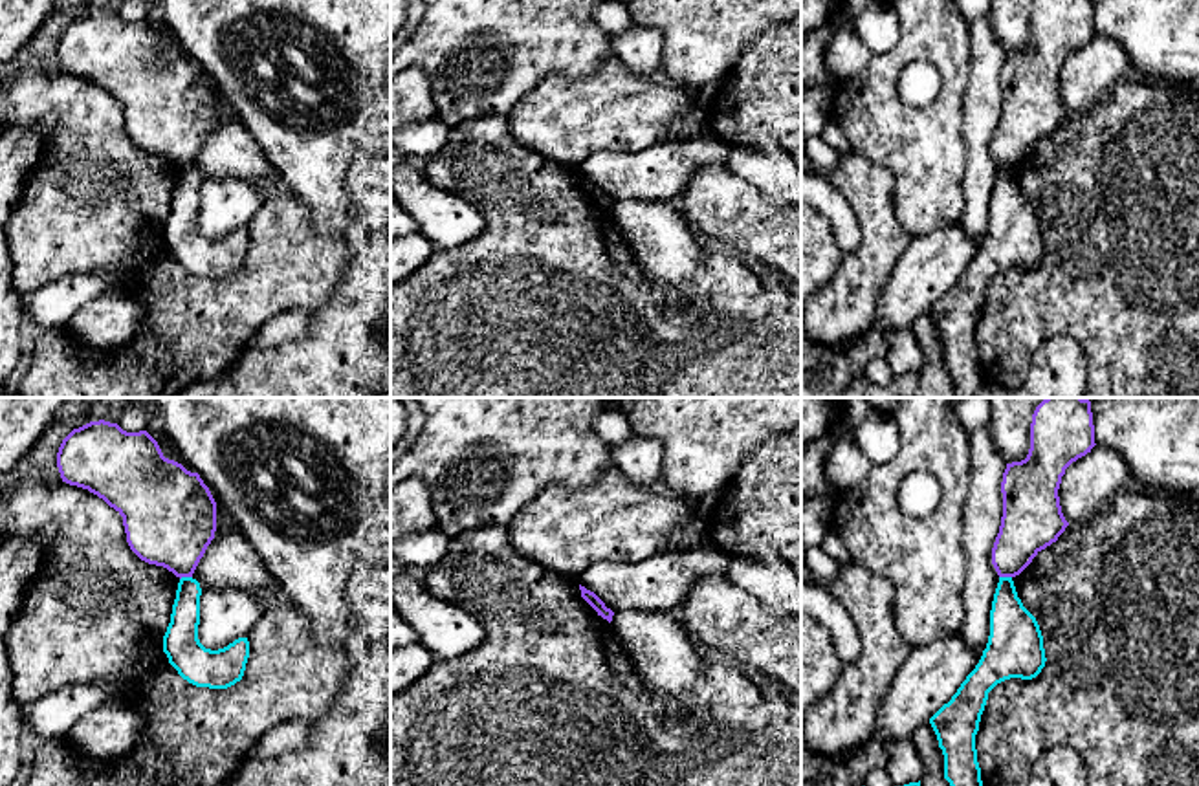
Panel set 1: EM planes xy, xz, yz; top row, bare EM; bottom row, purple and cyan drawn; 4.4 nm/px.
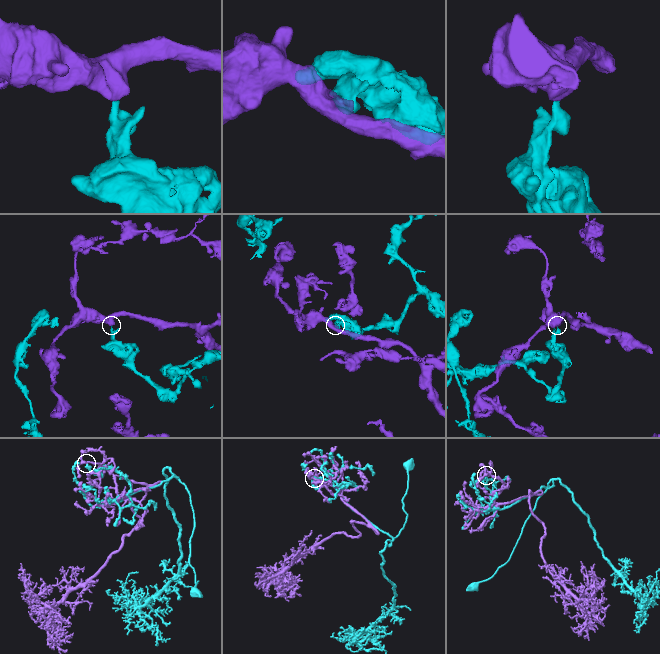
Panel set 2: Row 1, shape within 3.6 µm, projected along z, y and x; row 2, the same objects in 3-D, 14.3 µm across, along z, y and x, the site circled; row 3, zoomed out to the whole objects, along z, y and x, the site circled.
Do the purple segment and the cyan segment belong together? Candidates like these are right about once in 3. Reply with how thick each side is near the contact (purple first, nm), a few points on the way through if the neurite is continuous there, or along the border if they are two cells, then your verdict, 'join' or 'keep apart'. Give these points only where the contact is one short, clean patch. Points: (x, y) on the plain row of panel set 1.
400 nm thick on the purple side, 140 nm on the other; border along xy (191, 165), (180, 169); keep apart

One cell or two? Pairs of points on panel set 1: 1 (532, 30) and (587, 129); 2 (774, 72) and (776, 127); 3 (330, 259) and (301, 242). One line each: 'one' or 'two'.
1: two
2: one
3: one

